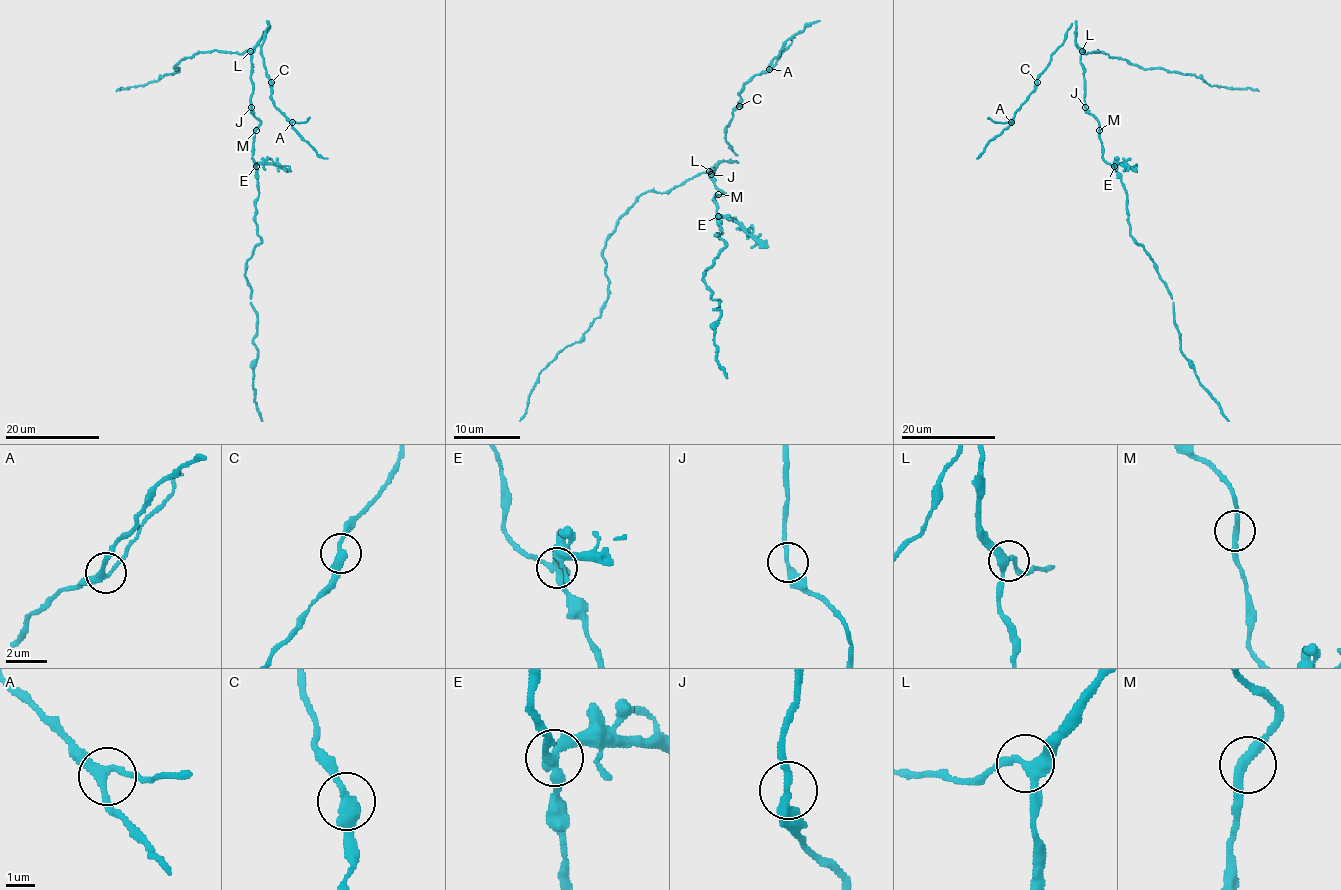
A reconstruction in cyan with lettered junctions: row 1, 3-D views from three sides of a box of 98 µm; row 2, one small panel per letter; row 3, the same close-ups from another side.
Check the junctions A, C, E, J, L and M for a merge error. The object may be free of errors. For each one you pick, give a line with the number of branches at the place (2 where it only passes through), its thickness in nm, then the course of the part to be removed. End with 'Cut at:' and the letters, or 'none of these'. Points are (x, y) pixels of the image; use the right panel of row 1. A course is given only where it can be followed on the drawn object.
E: Branches: 3. Thickness 340 nm. Course of the part to remove: (1114, 166), (1125, 163), (1134, 169), (1136, 166)
Cut at: E

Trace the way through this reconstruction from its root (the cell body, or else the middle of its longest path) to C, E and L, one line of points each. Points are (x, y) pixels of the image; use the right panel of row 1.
C: (1100, 129), (1099, 121), (1085, 107), (1083, 66), (1075, 41), (1075, 23), (1037, 82)
E: (1100, 129), (1102, 157), (1114, 166)
L: (1100, 129), (1099, 121), (1085, 107), (1083, 66), (1080, 61), (1082, 51)

